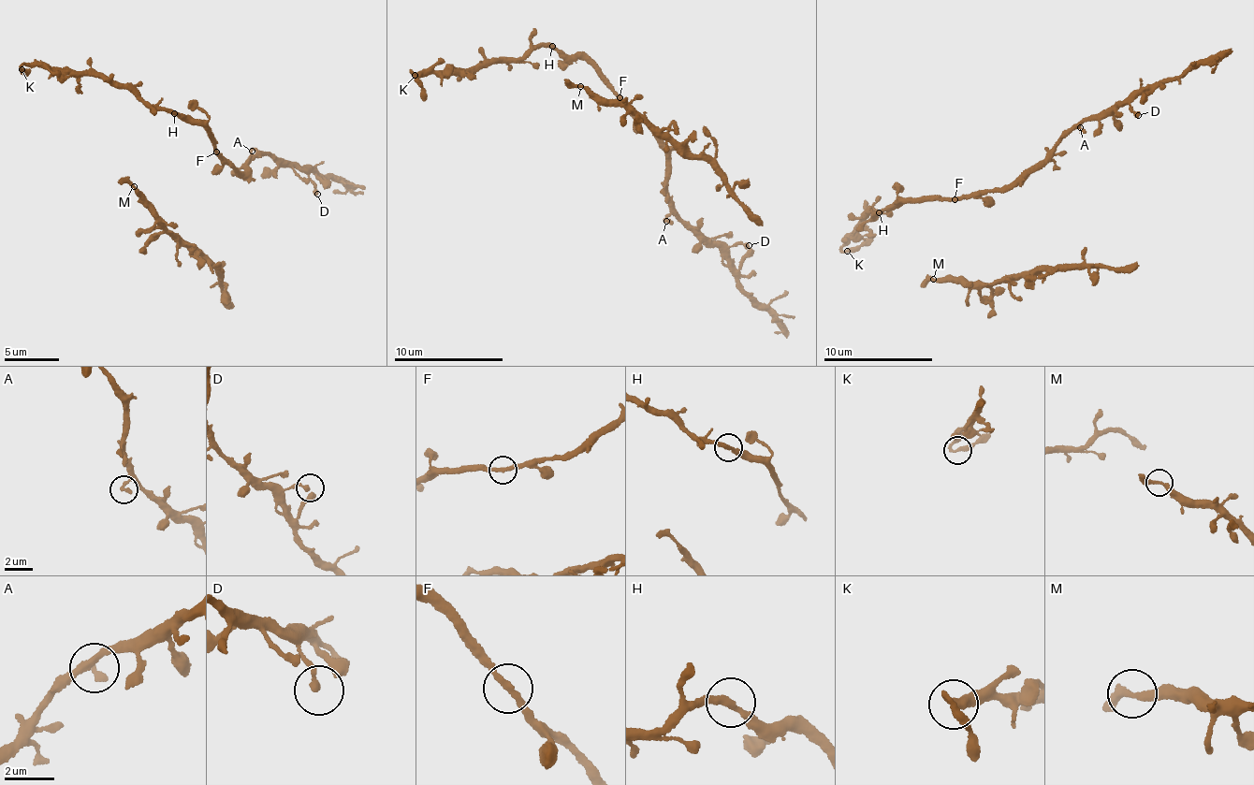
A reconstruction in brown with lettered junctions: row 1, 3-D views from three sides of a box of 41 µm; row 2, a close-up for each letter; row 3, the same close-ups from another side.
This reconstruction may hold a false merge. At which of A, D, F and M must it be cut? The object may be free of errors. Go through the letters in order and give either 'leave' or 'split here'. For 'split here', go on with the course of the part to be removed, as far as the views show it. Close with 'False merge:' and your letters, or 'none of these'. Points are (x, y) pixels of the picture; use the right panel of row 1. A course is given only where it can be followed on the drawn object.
A: leave
D: leave
F: leave
M: leave
False merge: none of these

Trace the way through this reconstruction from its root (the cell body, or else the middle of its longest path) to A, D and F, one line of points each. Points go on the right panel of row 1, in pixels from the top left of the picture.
A: (903, 200), (910, 196), (958, 197), (1001, 188), (1047, 155), (1056, 142), (1080, 127)
D: (903, 200), (910, 196), (958, 197), (1001, 188), (1047, 155), (1056, 142), (1089, 119), (1123, 101), (1138, 115)
F: (903, 200), (911, 197), (954, 198)

